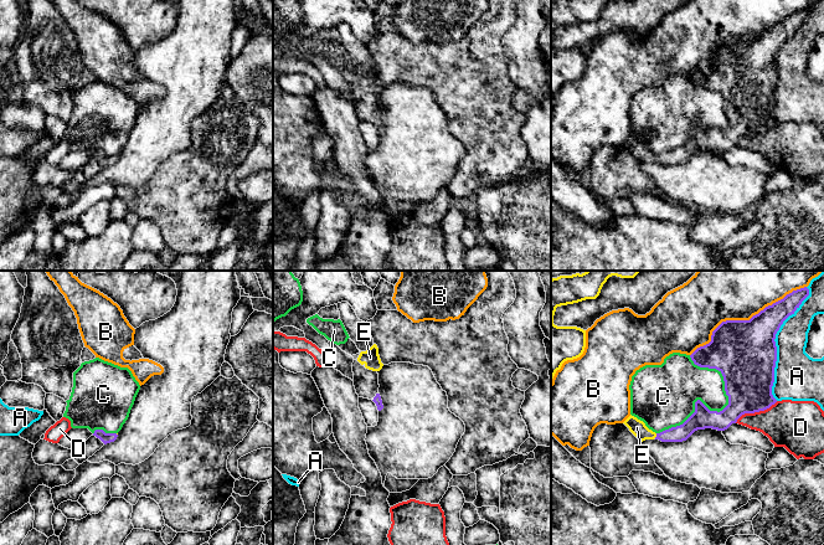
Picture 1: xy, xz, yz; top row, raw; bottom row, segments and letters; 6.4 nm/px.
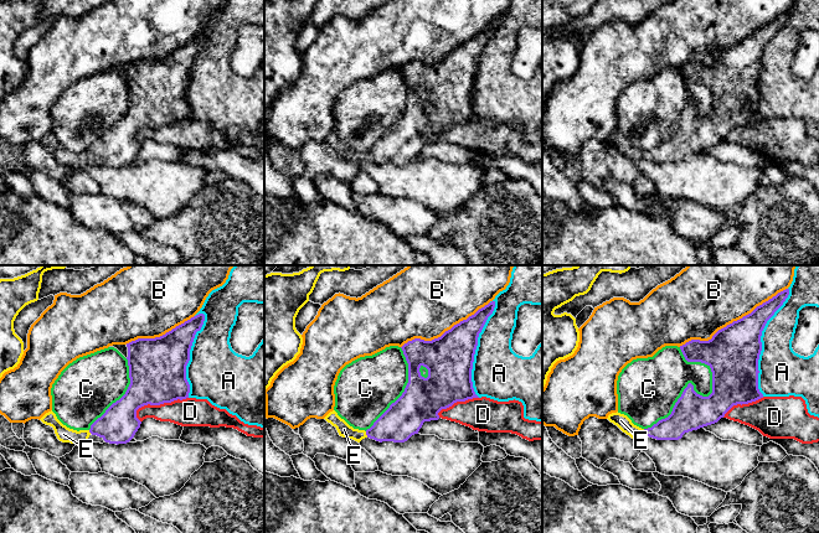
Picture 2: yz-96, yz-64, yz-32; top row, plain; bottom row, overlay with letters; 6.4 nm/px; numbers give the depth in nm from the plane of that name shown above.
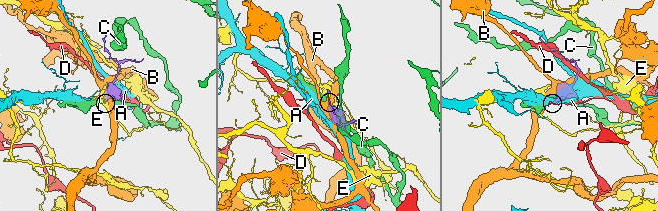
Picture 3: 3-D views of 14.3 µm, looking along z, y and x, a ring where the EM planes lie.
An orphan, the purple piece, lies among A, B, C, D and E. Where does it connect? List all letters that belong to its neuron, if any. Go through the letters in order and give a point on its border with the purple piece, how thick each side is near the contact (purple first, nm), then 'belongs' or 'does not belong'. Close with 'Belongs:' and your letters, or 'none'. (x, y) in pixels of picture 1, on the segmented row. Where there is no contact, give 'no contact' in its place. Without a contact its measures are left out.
A: meets purple in yz at (774, 344); 400 nm thick on the purple side, 300 nm on the other; does not belong
B: meets purple in yz at (745, 320); 400 nm thick on the purple side, 480 nm on the other; does not belong
C: meets purple in yz at (704, 405); 180 nm thick on the purple side, 380 nm on the other; does not belong
D: meets purple in yz at (756, 411); 340 nm thick on the purple side, 300 nm on the other; does not belong
E: meets purple in yz at (657, 436); 110 nm thick on the purple side, 100 nm on the other; belongs
Belongs: E

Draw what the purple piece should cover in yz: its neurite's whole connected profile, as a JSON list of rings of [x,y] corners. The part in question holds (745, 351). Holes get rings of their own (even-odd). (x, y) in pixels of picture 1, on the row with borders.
[[[807,287],[793,291],[783,299],[766,307],[750,320],[722,322],[711,335],[711,341],[697,348],[691,355],[691,360],[700,367],[719,370],[725,381],[725,391],[728,396],[728,405],[720,412],[710,411],[700,400],[695,402],[695,412],[680,426],[671,427],[660,433],[649,430],[645,423],[634,416],[629,416],[623,423],[640,441],[659,439],[661,442],[686,441],[695,431],[712,428],[717,431],[727,430],[745,413],[755,413],[769,408],[777,402],[772,395],[774,382],[774,367],[777,361],[776,334],[783,322],[799,308],[802,302],[809,295]]]

